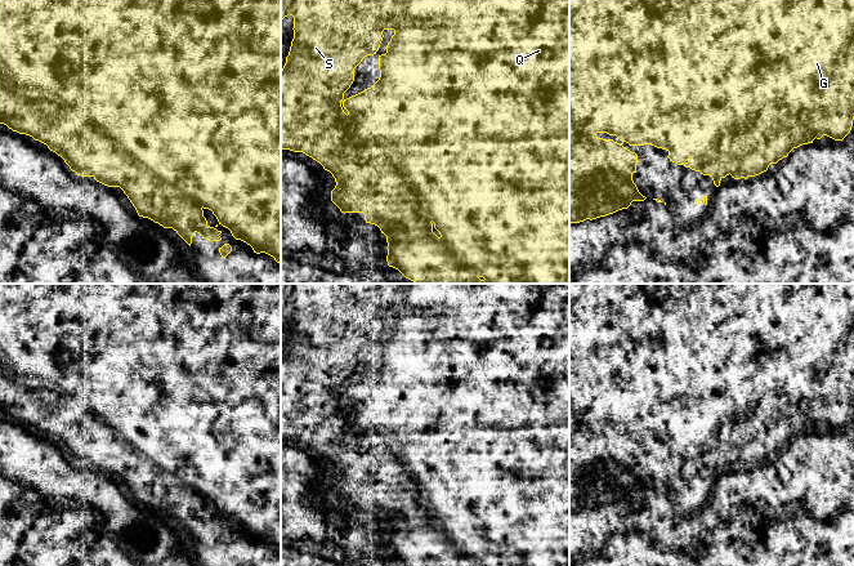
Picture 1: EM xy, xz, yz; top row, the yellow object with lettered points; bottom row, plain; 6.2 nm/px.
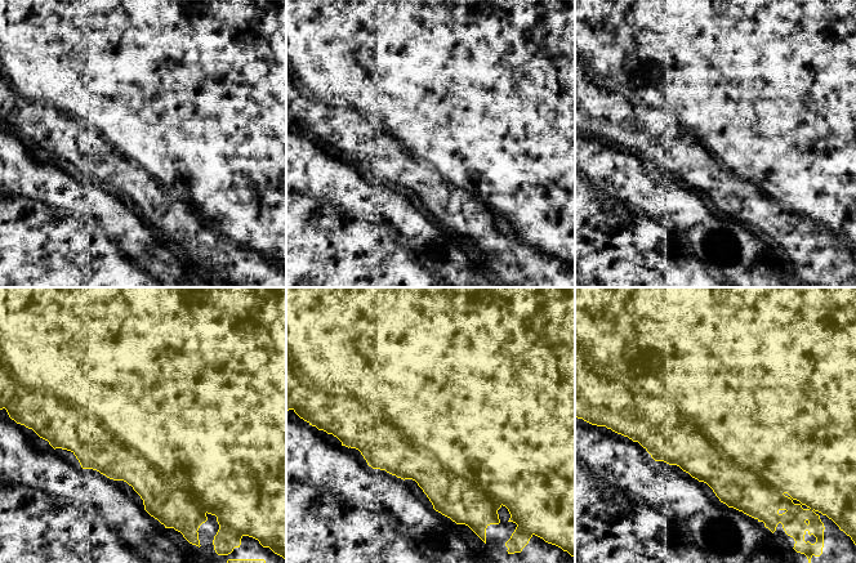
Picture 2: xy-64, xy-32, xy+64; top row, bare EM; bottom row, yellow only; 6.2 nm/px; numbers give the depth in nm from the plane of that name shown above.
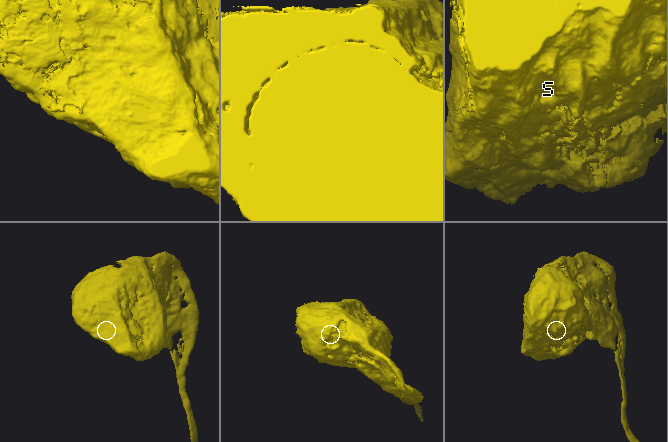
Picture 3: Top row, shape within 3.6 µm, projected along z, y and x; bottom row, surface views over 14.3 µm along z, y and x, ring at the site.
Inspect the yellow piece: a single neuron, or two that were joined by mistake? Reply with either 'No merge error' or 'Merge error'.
No merge error

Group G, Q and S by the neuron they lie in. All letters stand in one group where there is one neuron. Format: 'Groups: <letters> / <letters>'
Groups: G Q S

